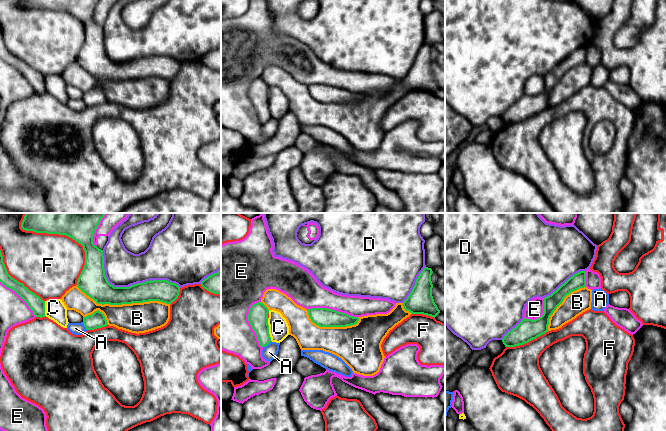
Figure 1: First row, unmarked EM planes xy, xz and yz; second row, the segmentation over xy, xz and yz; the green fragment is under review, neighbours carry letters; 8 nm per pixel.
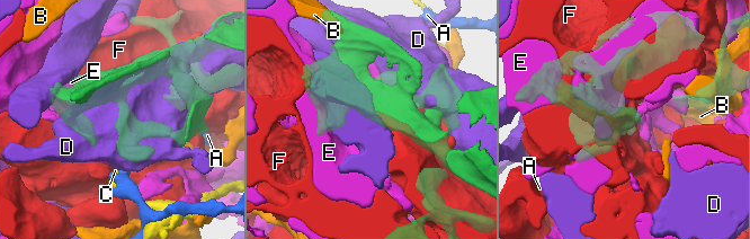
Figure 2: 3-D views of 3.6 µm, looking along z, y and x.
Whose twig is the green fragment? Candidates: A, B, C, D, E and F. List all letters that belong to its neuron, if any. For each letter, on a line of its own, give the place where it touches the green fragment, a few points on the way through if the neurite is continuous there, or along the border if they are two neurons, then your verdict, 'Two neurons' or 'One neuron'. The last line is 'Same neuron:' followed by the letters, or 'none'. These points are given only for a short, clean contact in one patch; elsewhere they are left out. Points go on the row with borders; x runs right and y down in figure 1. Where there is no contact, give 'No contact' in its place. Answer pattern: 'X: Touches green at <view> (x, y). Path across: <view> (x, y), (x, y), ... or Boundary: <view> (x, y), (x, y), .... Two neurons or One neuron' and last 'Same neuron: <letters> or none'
A: Touches green at xz (267, 344). Two neurons
B: Touches green at xy (123, 303). Two neurons
C: Touches green at xz (268, 329). Boundary: xz (267, 318), (271, 340). Two neurons
D: Touches green at xy (129, 286). Two neurons
E: Touches green at xz (249, 322). One neuron
F: Touches green at xy (64, 234). Two neurons
Same neuron: E

